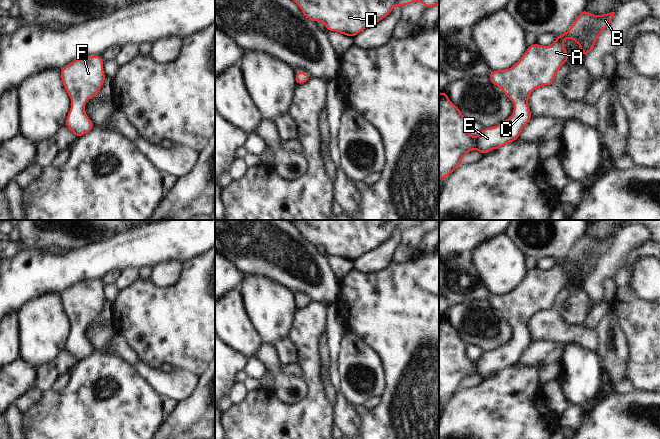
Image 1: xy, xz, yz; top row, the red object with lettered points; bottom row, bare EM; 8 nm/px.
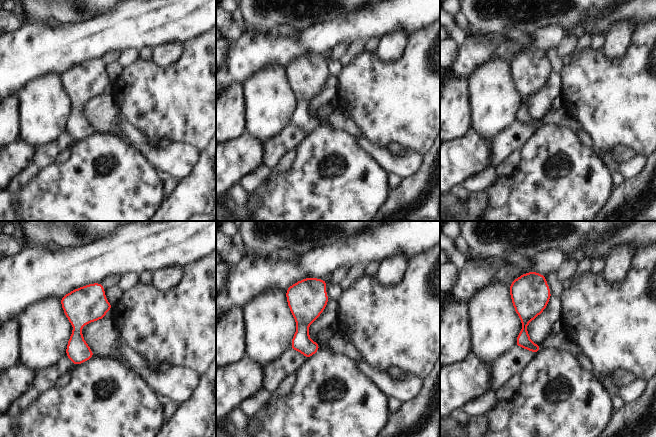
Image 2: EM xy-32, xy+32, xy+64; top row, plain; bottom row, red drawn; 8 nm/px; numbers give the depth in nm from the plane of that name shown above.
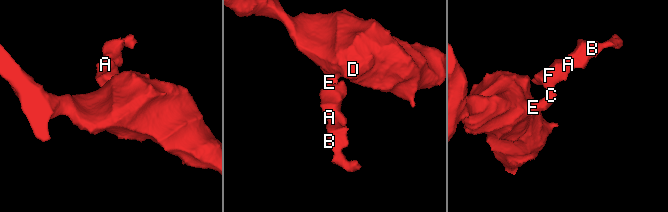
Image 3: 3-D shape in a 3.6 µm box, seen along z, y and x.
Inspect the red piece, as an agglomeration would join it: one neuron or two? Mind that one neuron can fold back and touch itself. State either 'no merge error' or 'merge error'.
no merge error

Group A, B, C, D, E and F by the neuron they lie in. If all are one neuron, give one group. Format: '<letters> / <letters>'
A B C D E F

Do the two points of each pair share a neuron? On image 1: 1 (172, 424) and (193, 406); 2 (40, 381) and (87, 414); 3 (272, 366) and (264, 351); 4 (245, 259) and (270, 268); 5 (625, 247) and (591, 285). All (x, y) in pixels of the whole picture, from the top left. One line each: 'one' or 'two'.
1: one
2: two
3: one
4: one
5: one

